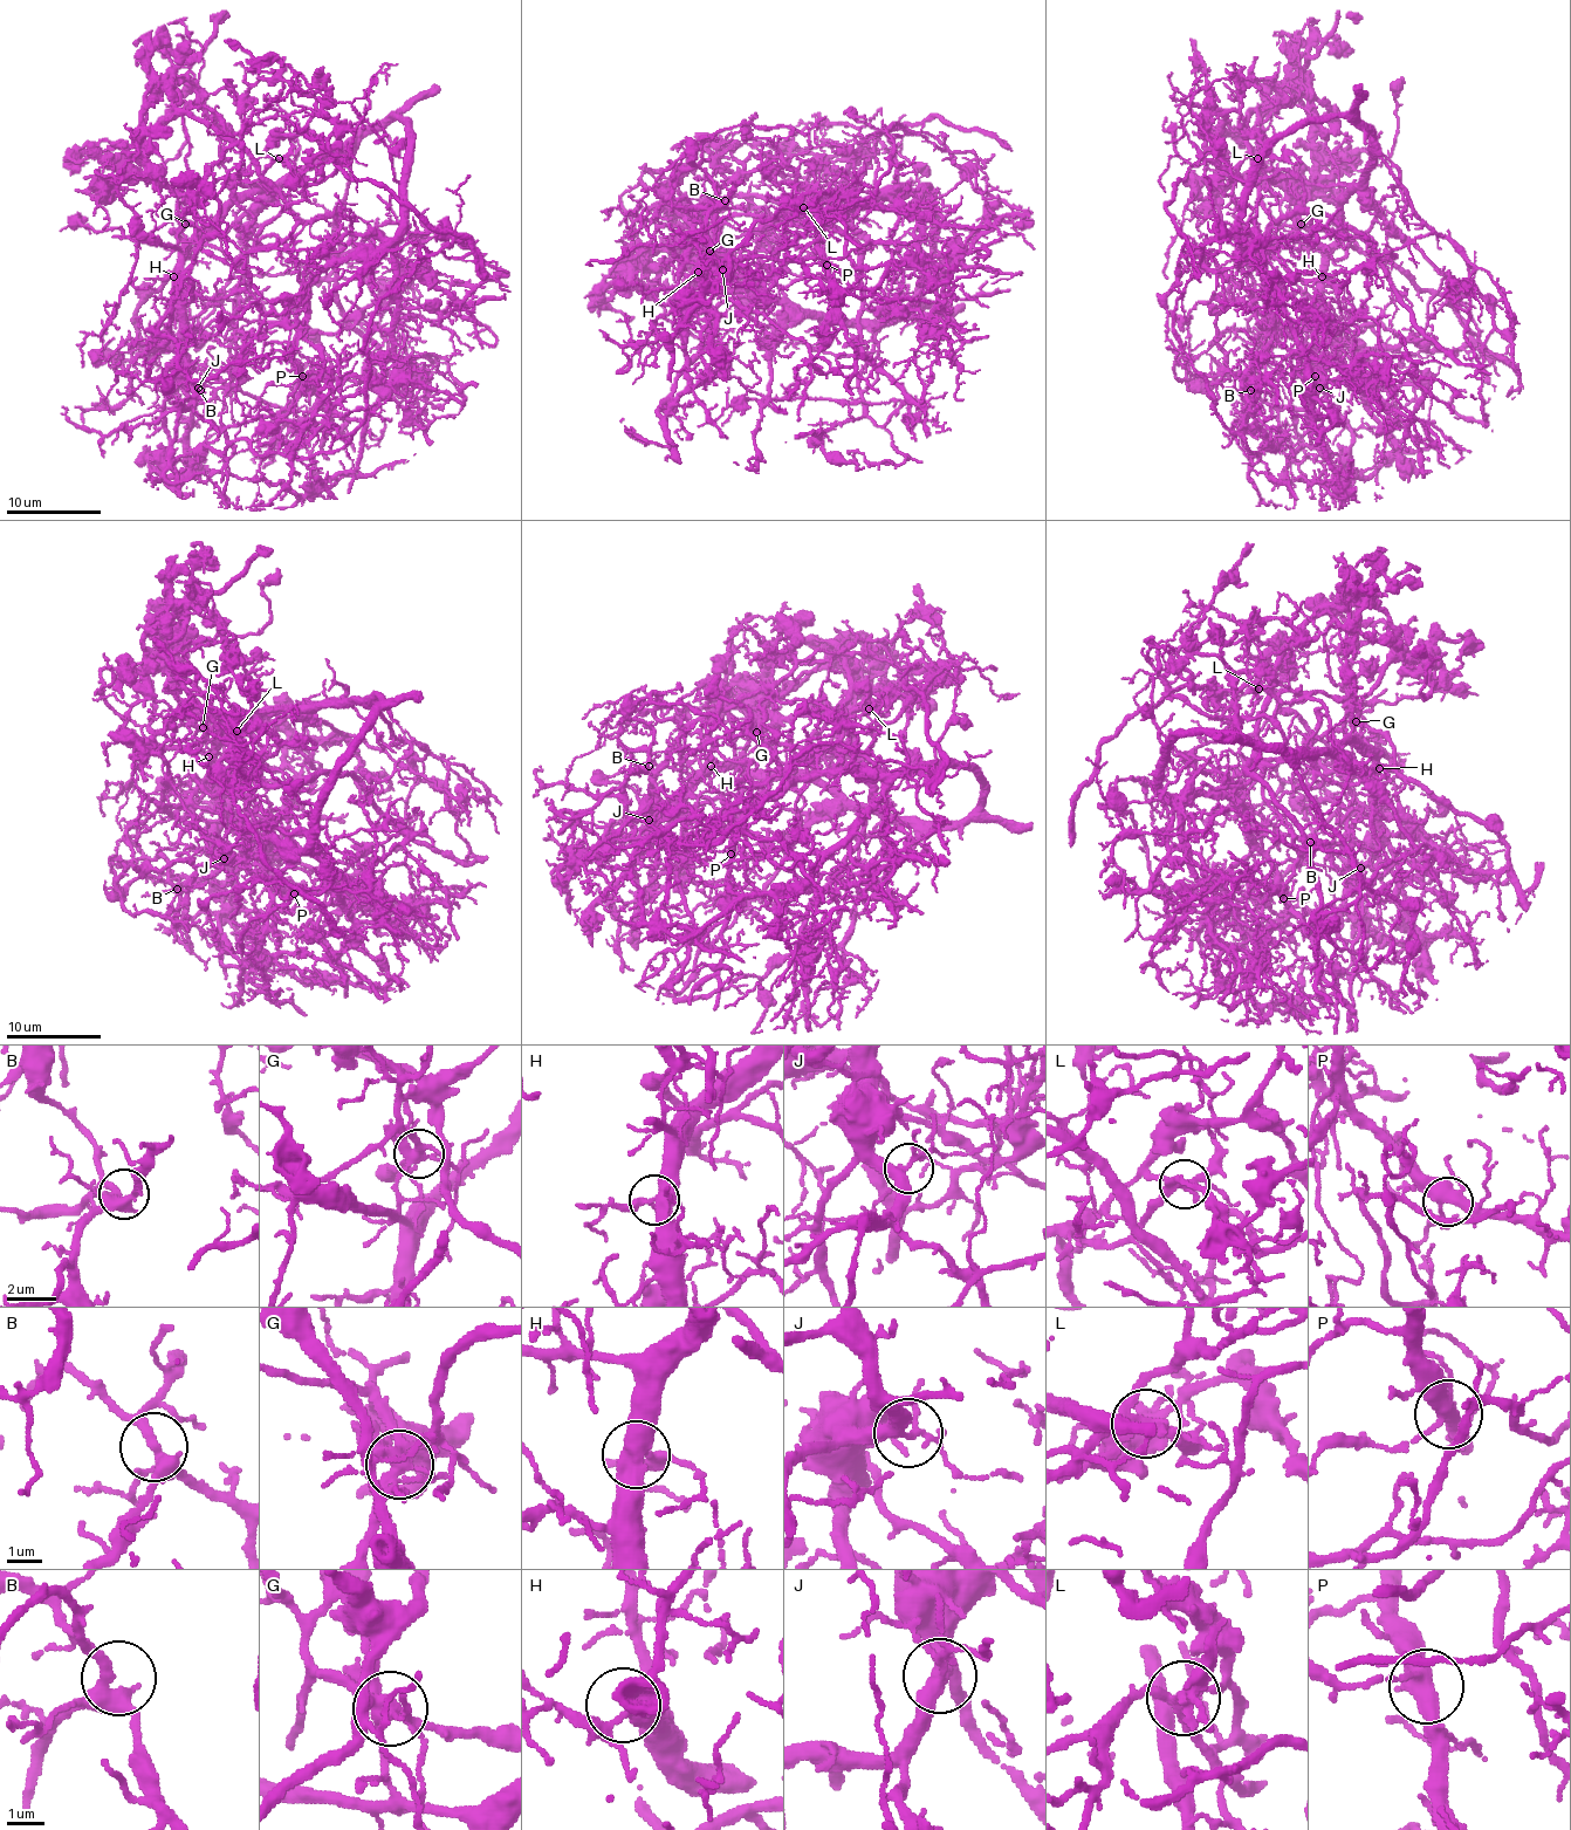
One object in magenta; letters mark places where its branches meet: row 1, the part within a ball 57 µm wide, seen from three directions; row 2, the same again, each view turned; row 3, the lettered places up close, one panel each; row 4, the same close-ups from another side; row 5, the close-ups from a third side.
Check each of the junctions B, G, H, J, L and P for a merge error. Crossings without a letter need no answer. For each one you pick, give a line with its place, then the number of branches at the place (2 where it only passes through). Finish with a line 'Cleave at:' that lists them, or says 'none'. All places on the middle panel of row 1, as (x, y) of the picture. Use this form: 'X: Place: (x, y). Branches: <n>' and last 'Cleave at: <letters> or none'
G: Place: (709, 251). Branches: 6
L: Place: (803, 207). Branches: 5
Cleave at: G, L

